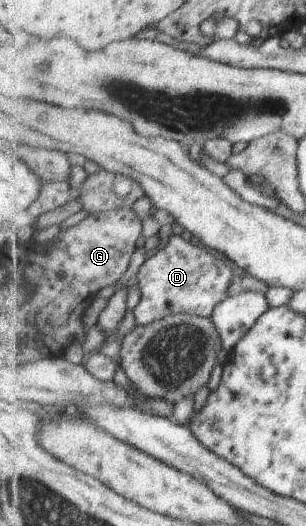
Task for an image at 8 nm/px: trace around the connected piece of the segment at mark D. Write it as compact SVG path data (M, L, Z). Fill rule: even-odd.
M166 231L157 253L146 260L136 275L140 287L141 301L136 307L135 321L149 325L170 315L188 314L212 318L218 303L228 295L228 287L234 281L234 269L222 257L210 253L201 243L190 243L188 239Z

